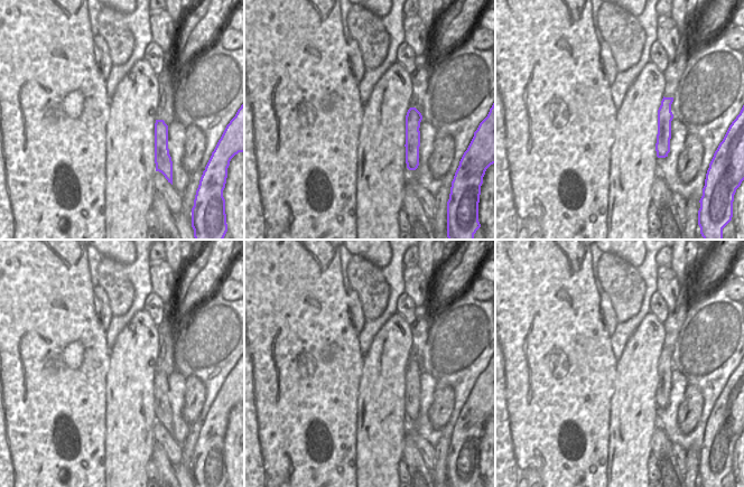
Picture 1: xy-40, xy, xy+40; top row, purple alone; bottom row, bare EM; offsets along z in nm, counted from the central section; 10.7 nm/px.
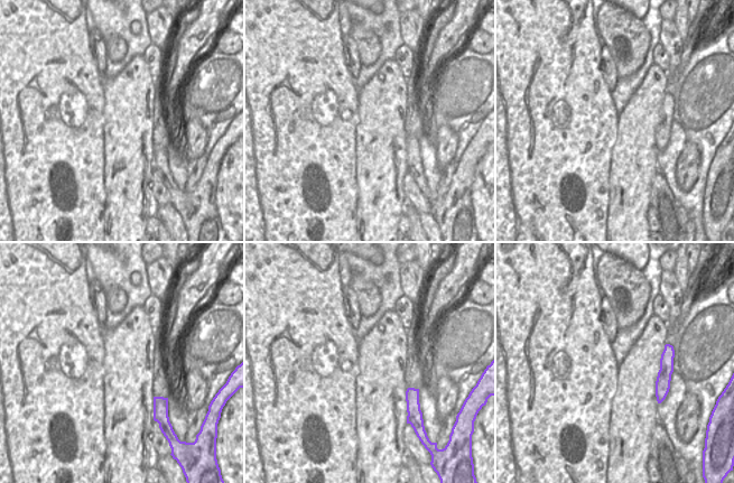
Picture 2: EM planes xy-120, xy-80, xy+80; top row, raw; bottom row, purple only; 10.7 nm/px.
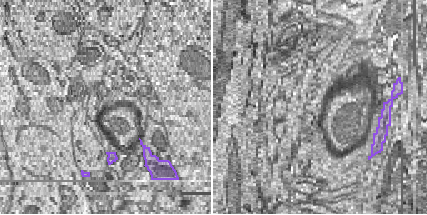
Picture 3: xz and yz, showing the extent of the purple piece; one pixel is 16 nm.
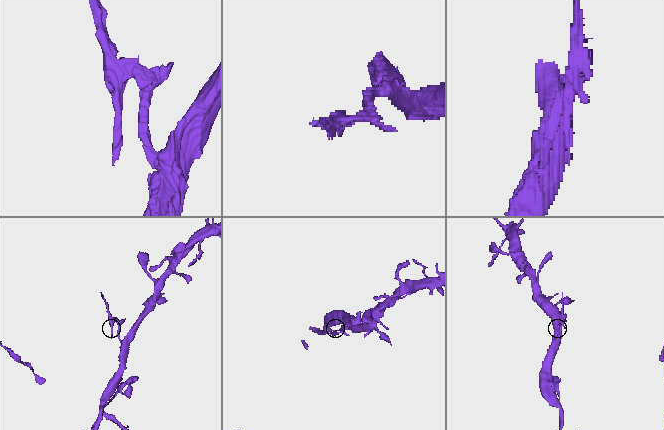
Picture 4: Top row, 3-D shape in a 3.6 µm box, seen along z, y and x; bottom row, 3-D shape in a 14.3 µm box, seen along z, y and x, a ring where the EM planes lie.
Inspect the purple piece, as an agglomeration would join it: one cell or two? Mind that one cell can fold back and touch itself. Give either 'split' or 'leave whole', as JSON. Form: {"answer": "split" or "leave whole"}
{"answer": "split"}

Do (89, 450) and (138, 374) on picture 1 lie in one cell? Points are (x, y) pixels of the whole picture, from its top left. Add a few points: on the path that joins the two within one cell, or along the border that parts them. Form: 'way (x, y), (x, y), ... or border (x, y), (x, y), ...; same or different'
border (105, 397), (105, 451); different

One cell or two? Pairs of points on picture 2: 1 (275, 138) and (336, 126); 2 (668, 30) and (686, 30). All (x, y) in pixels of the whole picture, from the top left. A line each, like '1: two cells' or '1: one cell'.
1: one cell
2: two cells

